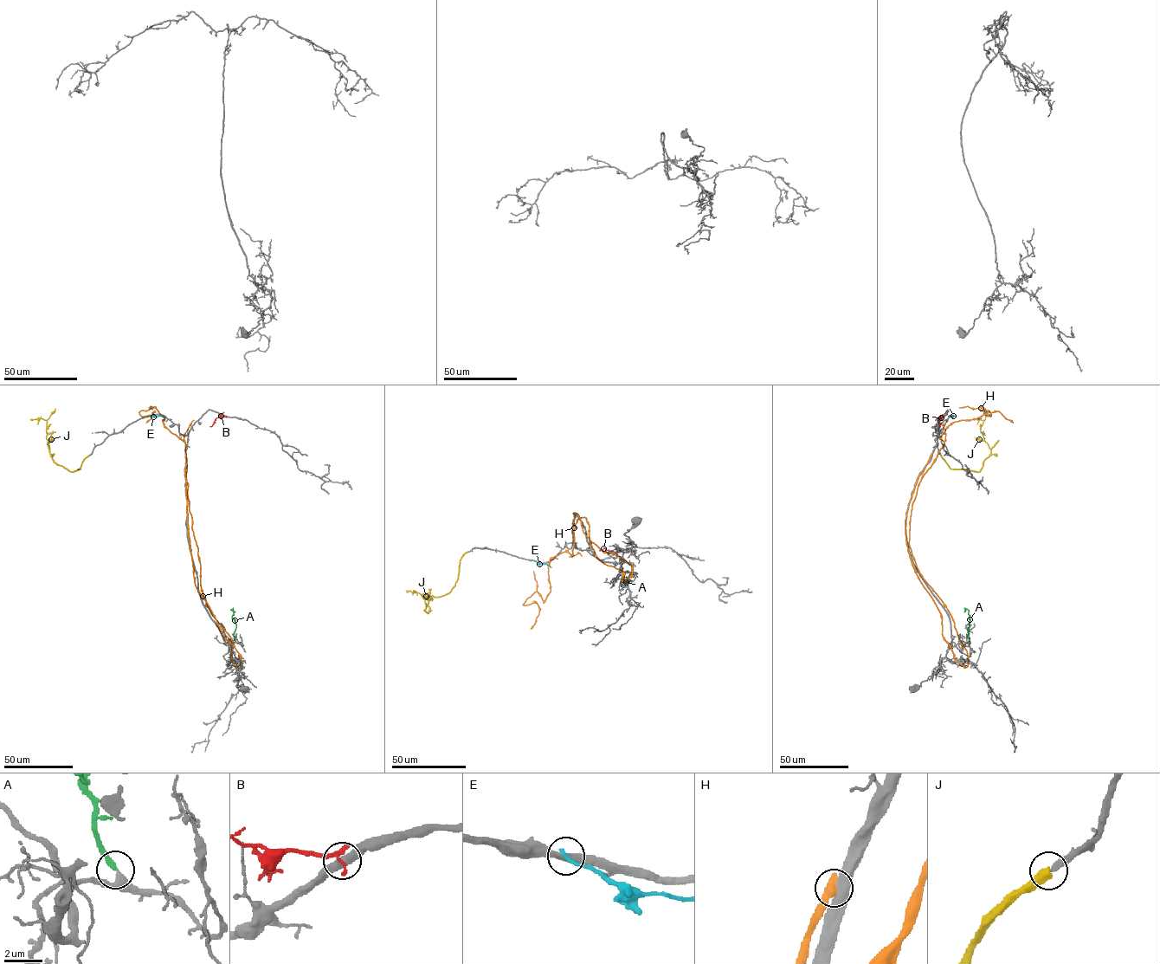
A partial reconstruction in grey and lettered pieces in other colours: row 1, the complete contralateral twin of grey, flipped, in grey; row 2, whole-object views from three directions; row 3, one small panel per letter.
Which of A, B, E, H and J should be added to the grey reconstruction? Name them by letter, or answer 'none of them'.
A

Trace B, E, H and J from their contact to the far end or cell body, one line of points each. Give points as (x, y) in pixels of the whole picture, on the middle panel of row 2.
B: (616, 552), (603, 548), (599, 551)
E: (534, 560), (551, 567)
H: (573, 541), (576, 513), (632, 572), (576, 520), (545, 600), (523, 604), (539, 608), (531, 629)
J: (468, 552), (460, 558), (457, 581), (449, 592), (432, 597), (427, 605), (422, 594), (423, 597), (405, 590)

